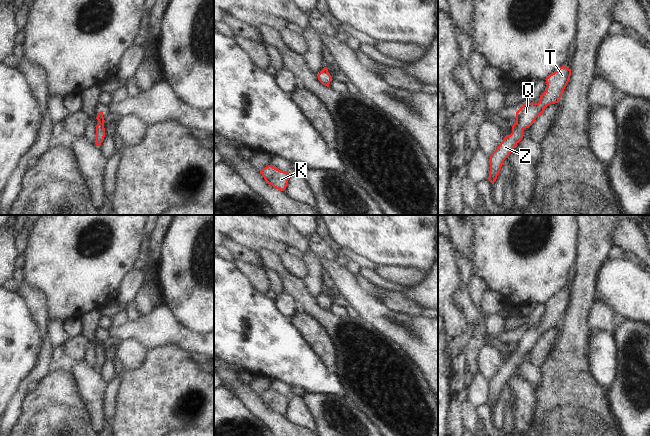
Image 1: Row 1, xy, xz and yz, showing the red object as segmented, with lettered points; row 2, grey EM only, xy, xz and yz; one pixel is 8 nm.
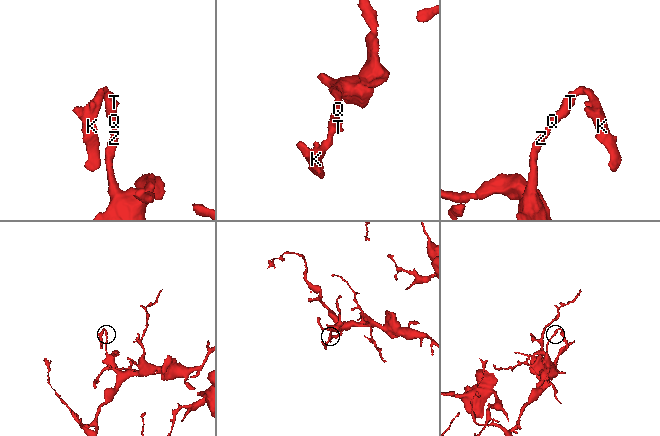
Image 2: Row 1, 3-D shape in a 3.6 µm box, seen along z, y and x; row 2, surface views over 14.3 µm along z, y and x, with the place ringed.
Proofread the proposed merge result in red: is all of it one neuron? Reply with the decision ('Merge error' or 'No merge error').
No merge error

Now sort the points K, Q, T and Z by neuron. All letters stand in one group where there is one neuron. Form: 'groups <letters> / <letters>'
groups K Q T Z

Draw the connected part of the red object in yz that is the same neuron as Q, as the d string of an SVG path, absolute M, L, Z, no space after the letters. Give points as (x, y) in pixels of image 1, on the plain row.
M563 289L545 303L547 307L546 315L540 320L539 326L525 327L516 336L516 346L512 350L512 357L506 359L497 373L489 380L490 395L488 404L492 408L496 405L504 384L508 382L511 375L523 362L523 354L529 352L548 329L560 325L570 300L571 293Z

